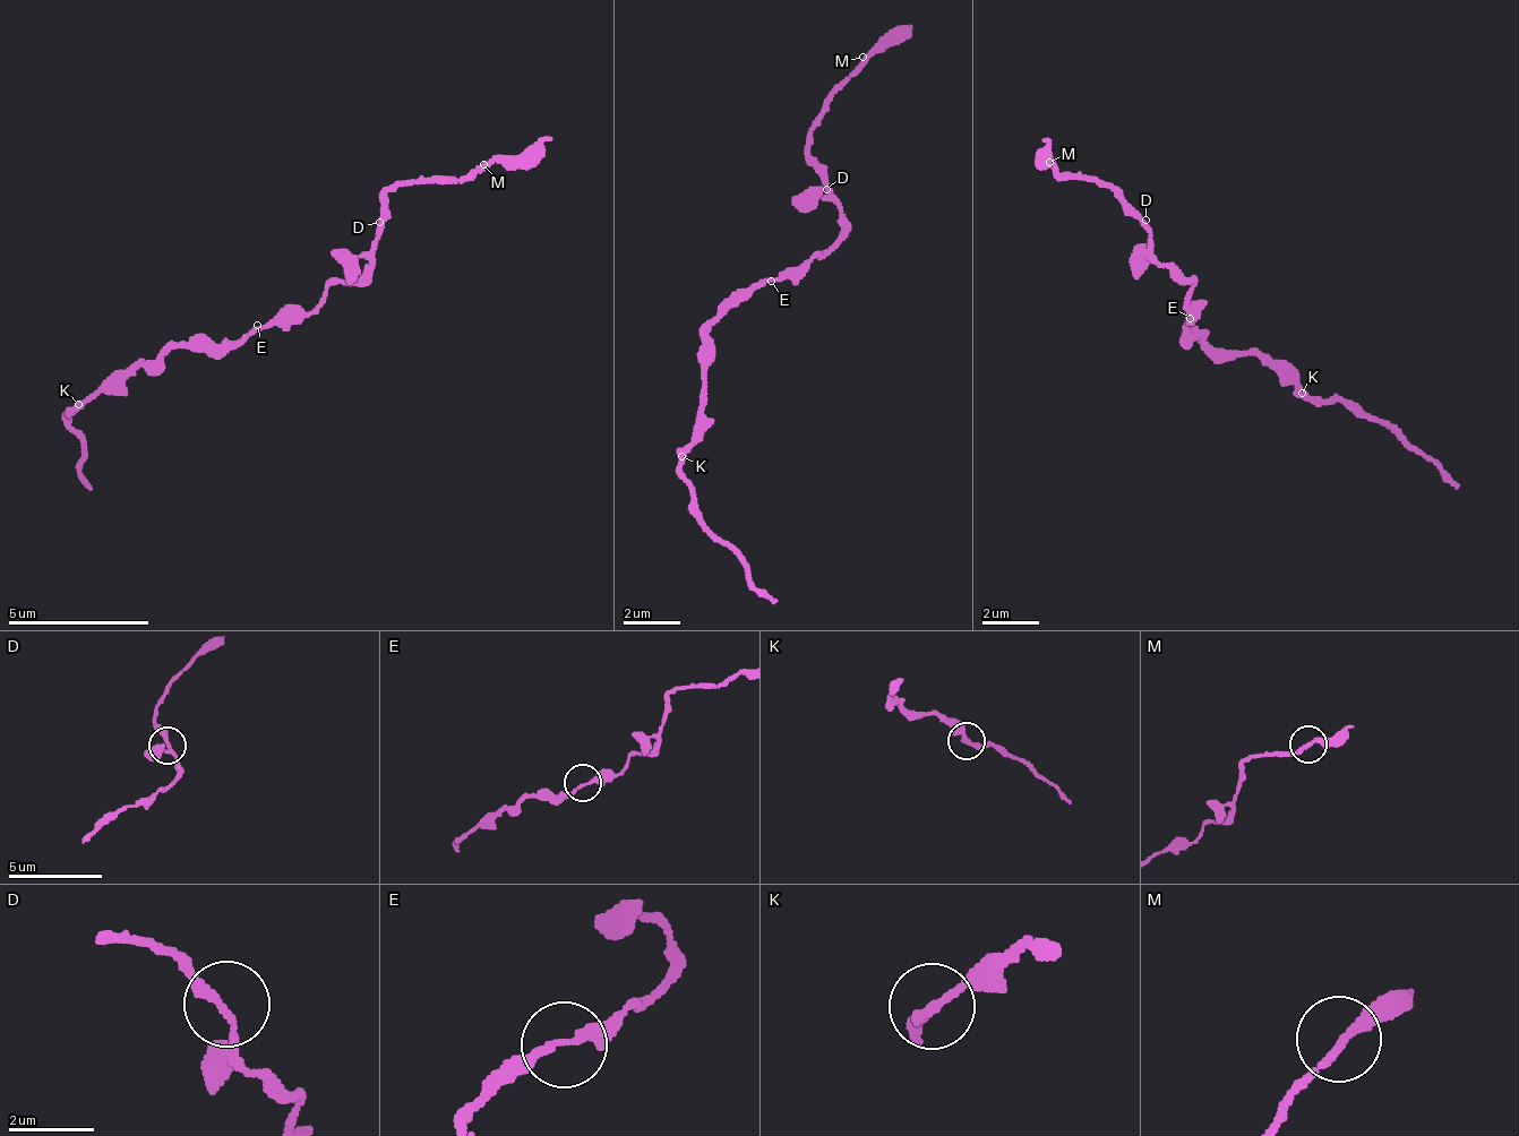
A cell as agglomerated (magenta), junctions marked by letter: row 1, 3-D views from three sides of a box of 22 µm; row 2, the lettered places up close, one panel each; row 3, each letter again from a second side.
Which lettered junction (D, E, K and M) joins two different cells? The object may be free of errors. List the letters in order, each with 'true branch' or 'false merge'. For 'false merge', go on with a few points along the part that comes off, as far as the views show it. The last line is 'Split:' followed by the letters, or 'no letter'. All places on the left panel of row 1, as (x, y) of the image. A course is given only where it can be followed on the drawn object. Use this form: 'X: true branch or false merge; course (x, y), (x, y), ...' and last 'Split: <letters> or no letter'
D: true branch
E: true branch
K: true branch
M: true branch
Split: no letter

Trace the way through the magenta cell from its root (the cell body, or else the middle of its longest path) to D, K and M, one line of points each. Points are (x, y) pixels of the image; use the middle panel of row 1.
D: (773, 282), (778, 274), (804, 273), (812, 258), (835, 242), (841, 212), (835, 197), (829, 196), (826, 189)
K: (773, 282), (761, 282), (756, 290), (736, 290), (704, 334), (703, 420), (681, 457)
M: (773, 282), (778, 274), (804, 273), (839, 234), (839, 205), (807, 137), (812, 123), (863, 57)

